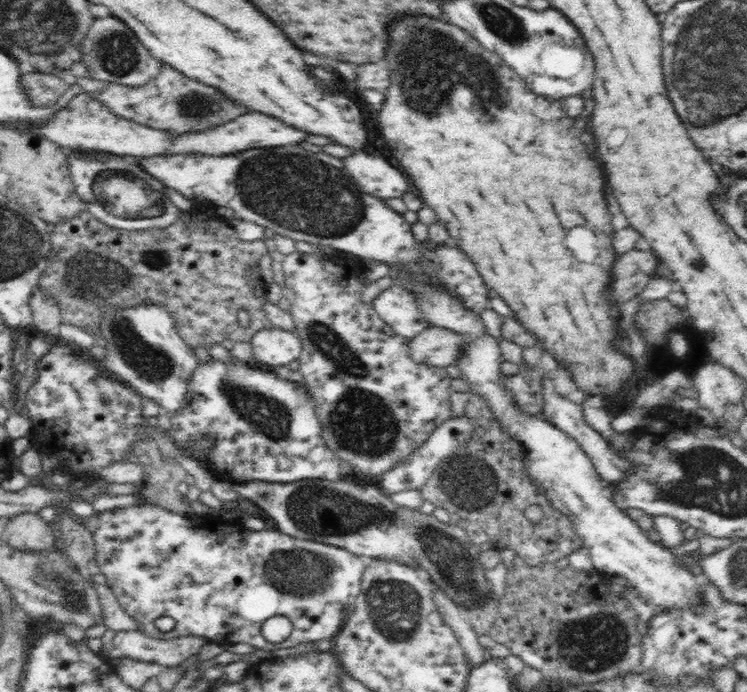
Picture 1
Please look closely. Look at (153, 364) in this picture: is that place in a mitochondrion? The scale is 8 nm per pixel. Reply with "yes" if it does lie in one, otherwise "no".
yes

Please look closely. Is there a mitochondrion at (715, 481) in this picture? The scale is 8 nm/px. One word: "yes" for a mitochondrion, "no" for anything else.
yes

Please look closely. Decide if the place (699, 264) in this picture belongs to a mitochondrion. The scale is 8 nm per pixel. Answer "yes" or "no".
no

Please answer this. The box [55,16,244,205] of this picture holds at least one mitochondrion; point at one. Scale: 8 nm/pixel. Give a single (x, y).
(115, 54)

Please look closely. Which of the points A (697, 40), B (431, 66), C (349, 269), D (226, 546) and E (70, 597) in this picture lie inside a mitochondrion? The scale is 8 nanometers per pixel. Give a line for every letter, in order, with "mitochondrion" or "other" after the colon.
A: mitochondrion
B: mitochondrion
C: other
D: other
E: mitochondrion

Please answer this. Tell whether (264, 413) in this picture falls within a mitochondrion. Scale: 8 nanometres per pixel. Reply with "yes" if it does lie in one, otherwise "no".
yes

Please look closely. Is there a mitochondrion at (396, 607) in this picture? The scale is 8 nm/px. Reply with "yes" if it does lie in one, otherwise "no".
yes

